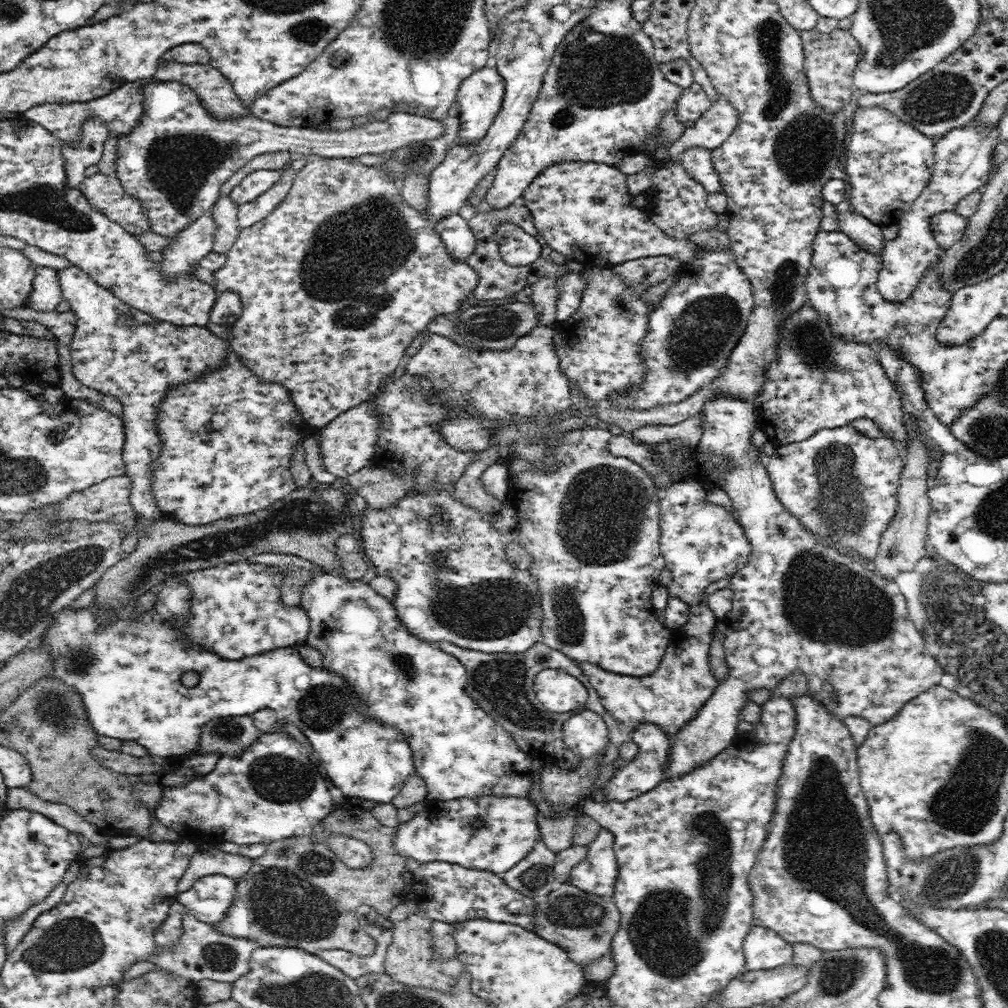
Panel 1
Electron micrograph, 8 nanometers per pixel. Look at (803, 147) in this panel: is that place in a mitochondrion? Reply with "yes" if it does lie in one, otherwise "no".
yes

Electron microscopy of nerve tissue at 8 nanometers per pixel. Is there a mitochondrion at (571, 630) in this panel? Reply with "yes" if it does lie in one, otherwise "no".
yes

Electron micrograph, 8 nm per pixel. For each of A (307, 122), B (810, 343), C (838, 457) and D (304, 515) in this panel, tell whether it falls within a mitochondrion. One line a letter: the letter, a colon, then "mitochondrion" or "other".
A: other
B: mitochondrion
C: mitochondrion
D: mitochondrion

